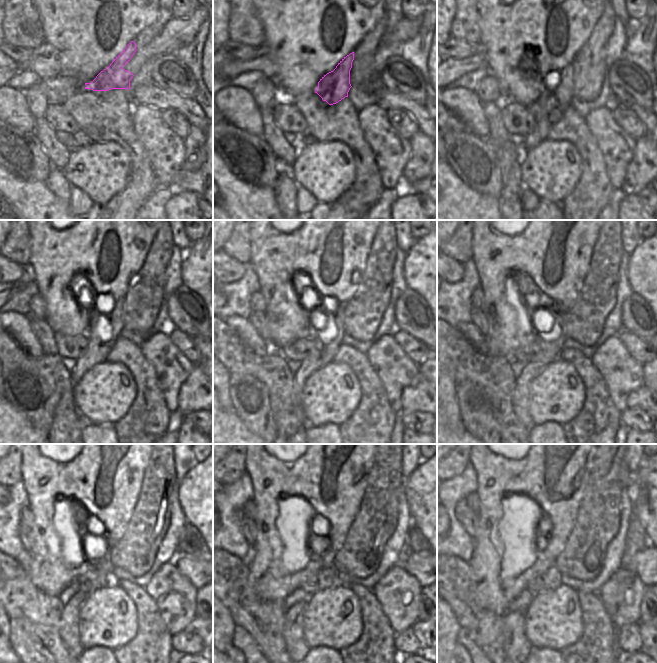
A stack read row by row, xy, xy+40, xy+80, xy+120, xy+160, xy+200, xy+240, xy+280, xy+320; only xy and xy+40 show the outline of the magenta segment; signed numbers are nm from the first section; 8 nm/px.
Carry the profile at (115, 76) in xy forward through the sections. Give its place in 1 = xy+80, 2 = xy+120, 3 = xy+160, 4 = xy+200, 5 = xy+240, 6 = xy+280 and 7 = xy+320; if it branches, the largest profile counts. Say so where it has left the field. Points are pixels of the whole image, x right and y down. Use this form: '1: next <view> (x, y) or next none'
1: next xy+80 (549, 108)
2: next xy+120 (103, 330)
3: next xy+160 (328, 340)
4: next xy+200 (551, 342)
5: next xy+240 (69, 632)
6: next xy+280 (296, 646)
7: next xy+320 (516, 646)

